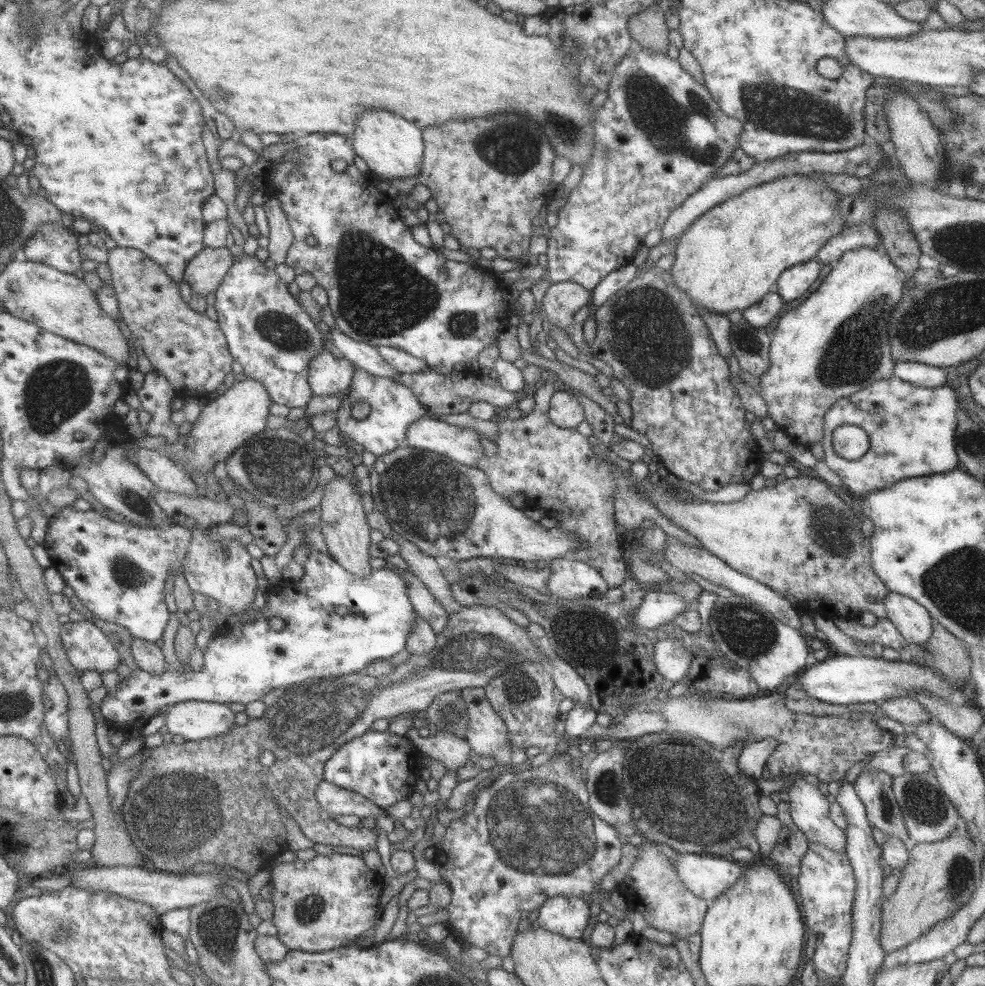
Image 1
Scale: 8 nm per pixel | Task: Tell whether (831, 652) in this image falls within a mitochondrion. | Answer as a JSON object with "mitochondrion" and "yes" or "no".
{"mitochondrion":"no"}

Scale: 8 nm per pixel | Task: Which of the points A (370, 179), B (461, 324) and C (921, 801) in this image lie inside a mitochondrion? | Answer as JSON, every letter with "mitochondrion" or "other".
{"A":"other","B":"mitochondrion","C":"mitochondrion"}

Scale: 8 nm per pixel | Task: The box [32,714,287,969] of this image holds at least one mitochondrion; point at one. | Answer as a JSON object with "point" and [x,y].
{"point":[175,813]}

